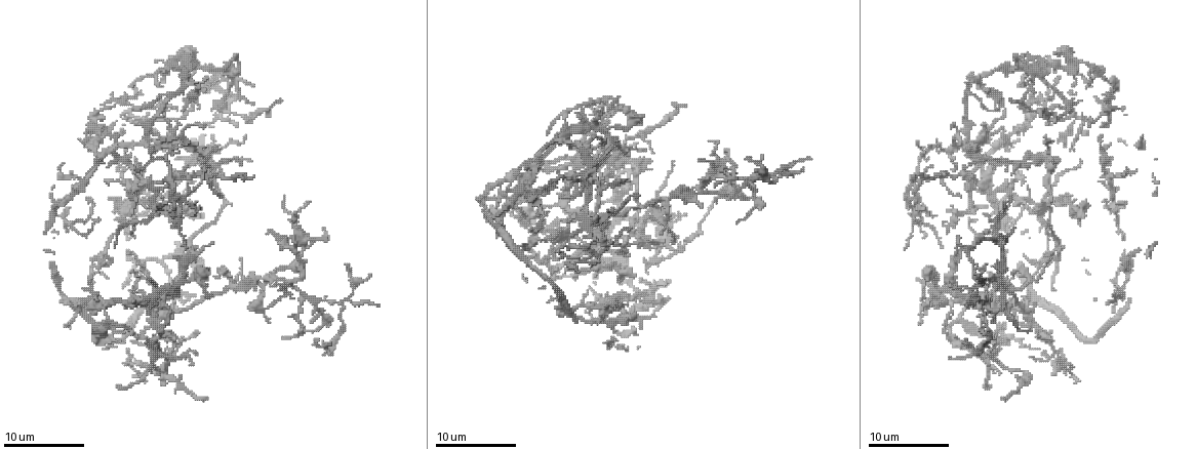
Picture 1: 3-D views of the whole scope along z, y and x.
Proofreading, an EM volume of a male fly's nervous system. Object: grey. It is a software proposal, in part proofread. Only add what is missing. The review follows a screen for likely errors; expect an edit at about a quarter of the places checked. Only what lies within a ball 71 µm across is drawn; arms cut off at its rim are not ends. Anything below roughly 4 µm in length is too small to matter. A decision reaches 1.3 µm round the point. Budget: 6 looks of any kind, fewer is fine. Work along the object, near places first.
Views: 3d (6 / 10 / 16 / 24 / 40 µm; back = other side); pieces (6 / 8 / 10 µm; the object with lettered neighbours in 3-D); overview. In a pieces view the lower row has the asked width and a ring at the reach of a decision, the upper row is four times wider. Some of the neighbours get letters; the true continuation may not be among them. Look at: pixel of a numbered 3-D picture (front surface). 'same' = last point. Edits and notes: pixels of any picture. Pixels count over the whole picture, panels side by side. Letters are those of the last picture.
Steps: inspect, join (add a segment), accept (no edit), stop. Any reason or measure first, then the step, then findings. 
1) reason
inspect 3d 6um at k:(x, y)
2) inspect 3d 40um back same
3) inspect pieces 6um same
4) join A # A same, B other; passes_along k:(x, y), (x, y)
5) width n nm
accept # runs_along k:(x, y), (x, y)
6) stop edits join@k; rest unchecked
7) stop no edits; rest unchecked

inspect pieces 10um at 1:(131, 216)

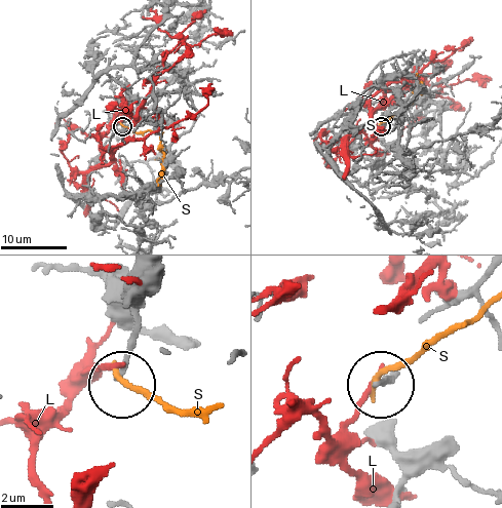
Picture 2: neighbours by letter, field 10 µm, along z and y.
width 180 nm
accept # L other, S other; no lettered segment goes on from it

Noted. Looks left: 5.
an open end
inspect pieces 10um at 1:(924, 296)

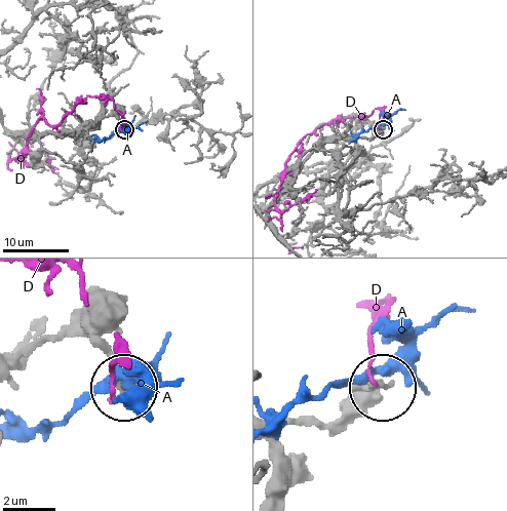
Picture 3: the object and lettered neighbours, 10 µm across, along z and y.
accept # A other, D other; none of them fits

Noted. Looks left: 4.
an open end
inspect pieces 6um at 1:(637, 142)

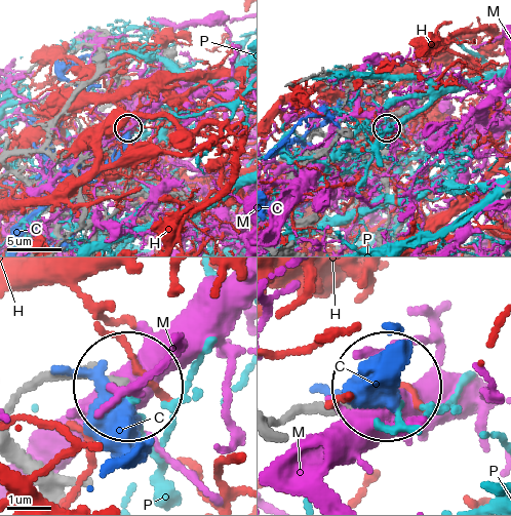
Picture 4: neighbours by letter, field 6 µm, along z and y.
width 230 nm
accept # C other, H other, M other, P other; no lettered segment goes on from it

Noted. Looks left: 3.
stop no edits; rest unchecked

